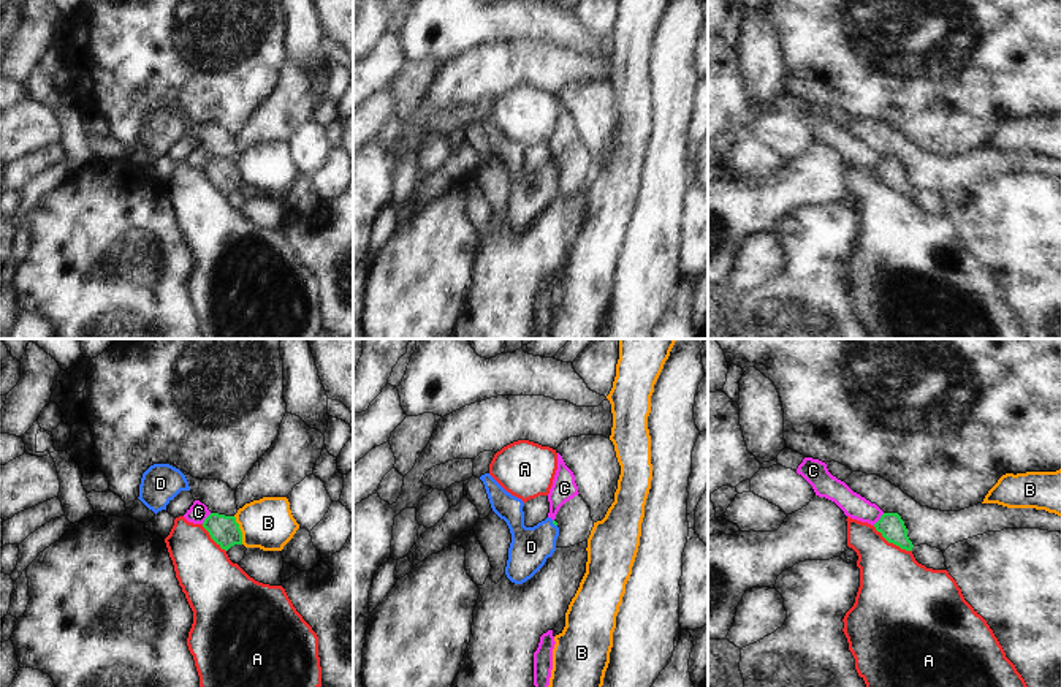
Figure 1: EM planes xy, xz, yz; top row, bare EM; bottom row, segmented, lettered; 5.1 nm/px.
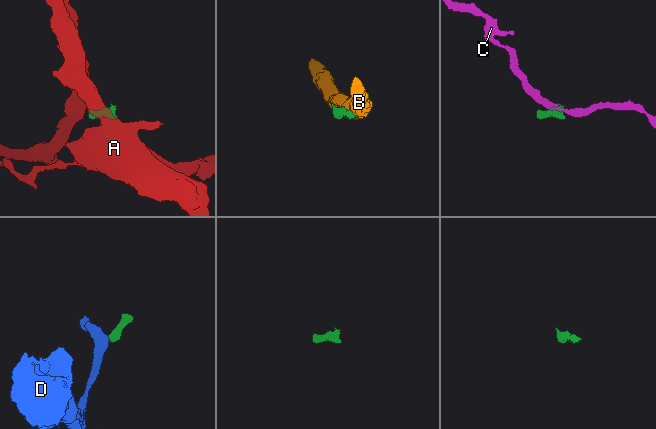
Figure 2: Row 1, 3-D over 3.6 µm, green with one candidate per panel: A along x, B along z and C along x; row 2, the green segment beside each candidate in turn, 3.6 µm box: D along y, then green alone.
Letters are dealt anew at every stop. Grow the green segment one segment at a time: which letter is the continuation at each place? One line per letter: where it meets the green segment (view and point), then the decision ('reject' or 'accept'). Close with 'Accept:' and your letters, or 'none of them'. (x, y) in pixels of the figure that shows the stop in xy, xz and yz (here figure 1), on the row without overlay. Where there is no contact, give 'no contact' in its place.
A: yz (892, 187) | reject
B: xy (239, 176) | reject
C: yz (879, 165) | reject
D: xz (555, 170) | accept
Accept: D

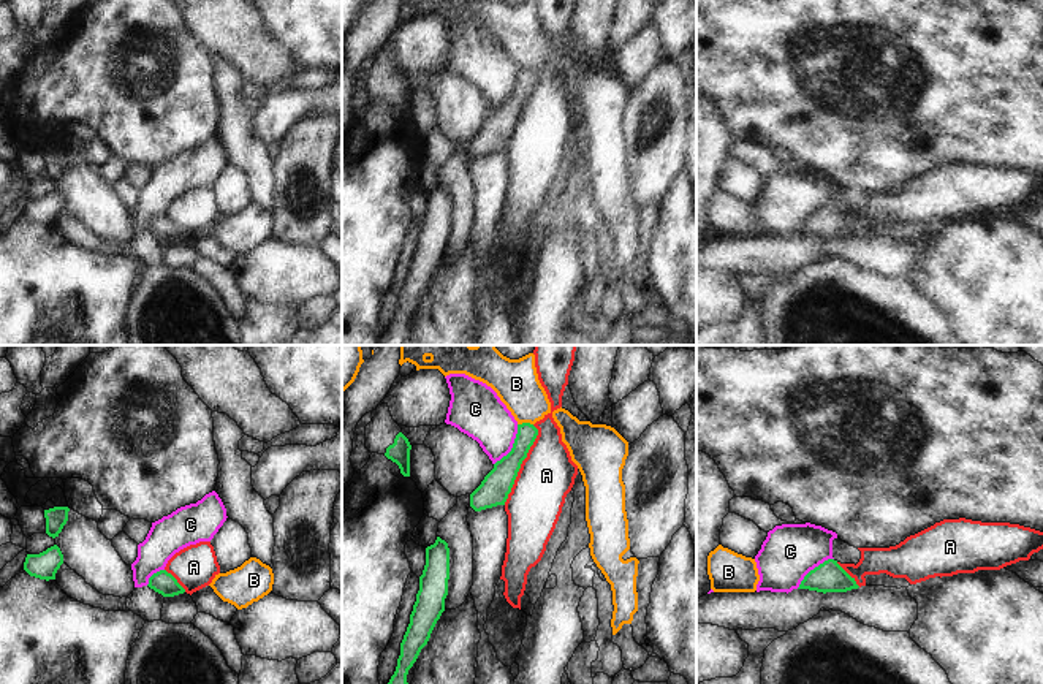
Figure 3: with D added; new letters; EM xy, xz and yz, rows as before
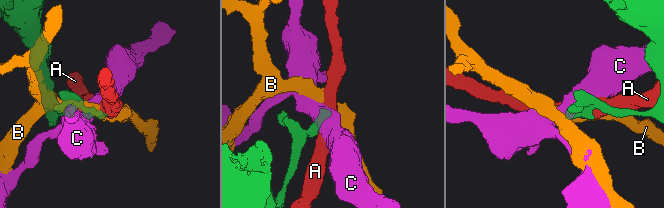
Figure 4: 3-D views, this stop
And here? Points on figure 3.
A: xz (521, 108) | reject
B: xz (524, 68) | reject
C: xz (513, 91) | reject
Accept: none of them

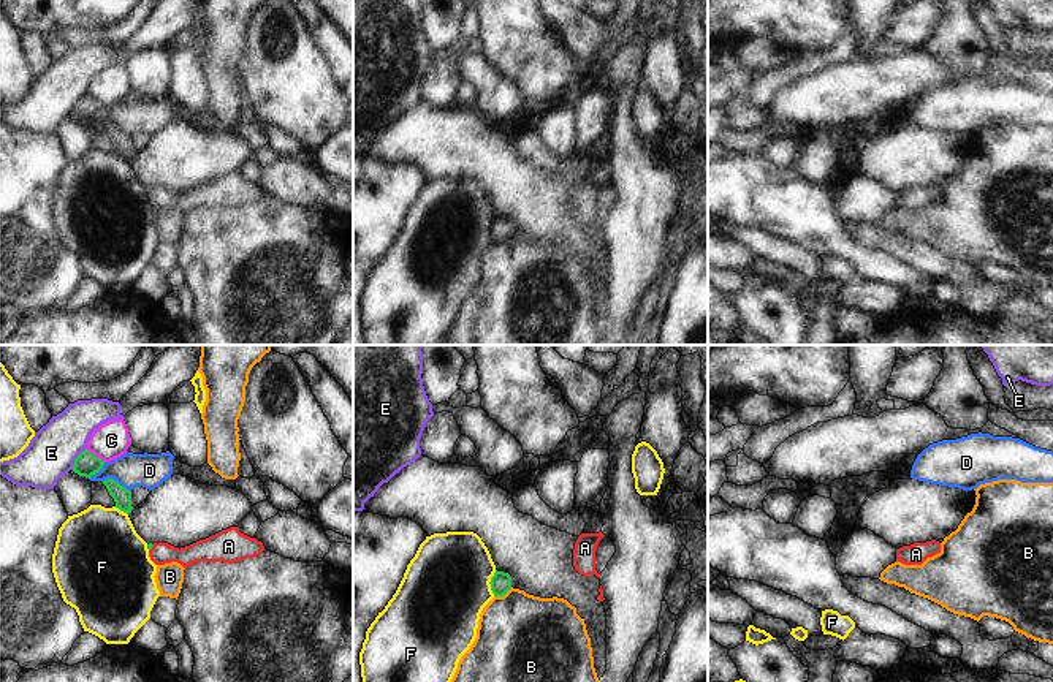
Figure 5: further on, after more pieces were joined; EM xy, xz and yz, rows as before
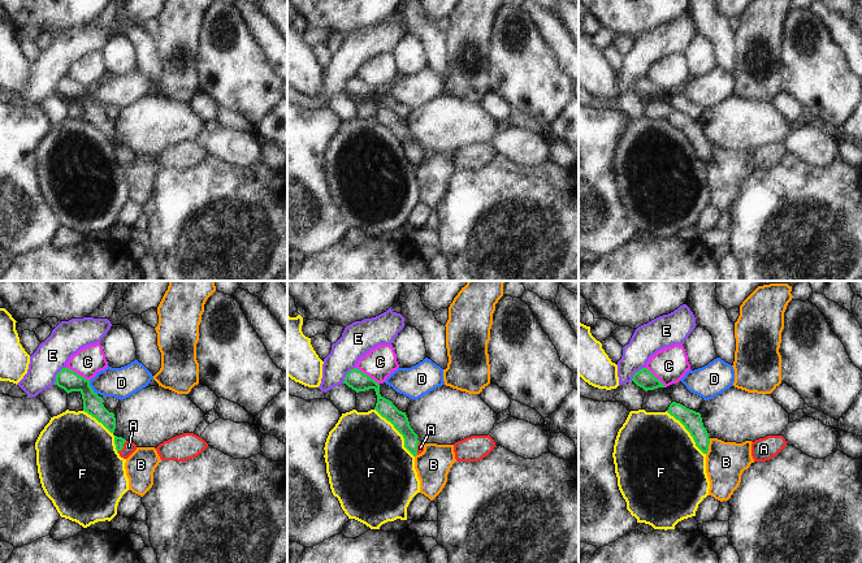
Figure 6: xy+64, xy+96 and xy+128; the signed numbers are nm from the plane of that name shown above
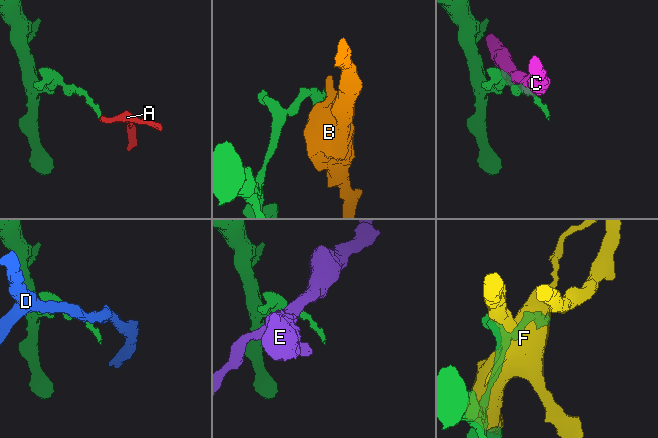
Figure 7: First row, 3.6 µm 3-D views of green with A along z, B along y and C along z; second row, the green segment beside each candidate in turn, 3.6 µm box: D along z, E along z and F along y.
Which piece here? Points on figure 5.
A: xy (151, 193) | accept
B: xz (502, 241) | reject
C: xy (94, 100) | reject
D: xy (114, 125) | reject
E: xy (75, 105) | reject
F: xz (490, 228) | reject
Accept: A

